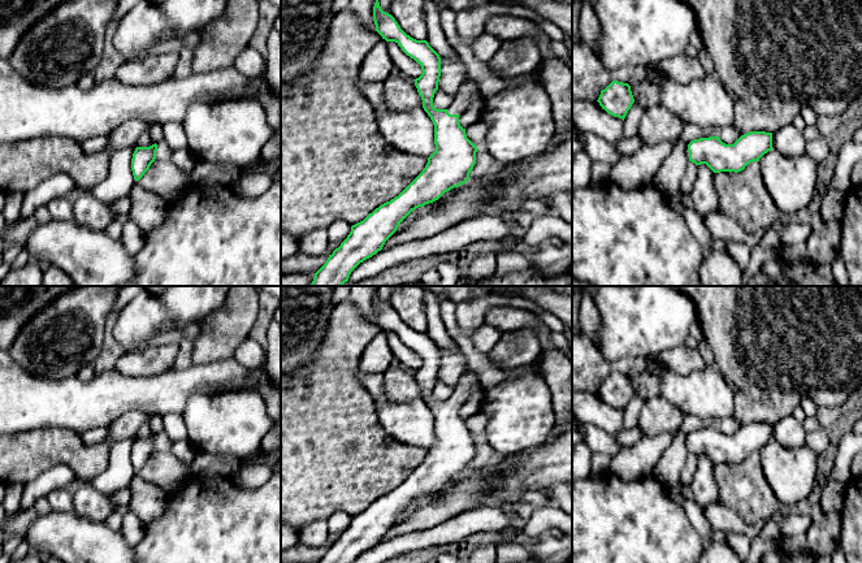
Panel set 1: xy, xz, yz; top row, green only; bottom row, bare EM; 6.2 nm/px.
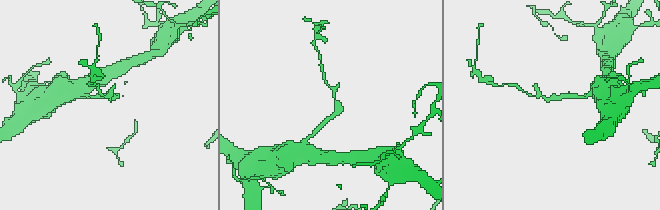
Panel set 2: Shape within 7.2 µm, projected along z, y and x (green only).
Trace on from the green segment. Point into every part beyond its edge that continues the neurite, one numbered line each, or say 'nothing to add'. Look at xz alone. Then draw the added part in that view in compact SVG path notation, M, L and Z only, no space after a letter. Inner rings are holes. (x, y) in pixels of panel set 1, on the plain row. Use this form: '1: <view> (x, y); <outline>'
1: xz (470, 380); M468 369L460 377L458 385L454 387L452 395L447 399L450 406L462 406L469 397L471 391L480 386L480 377L473 369Z

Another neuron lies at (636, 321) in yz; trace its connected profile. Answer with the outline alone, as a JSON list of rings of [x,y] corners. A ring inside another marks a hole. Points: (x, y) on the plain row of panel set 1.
[[[599,286],[593,295],[593,300],[602,322],[597,347],[608,361],[633,360],[638,356],[659,354],[684,345],[692,324],[697,321],[694,302],[686,293],[675,286]]]

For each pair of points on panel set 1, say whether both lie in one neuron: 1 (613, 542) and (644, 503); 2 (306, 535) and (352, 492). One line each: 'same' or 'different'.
1: same
2: different

